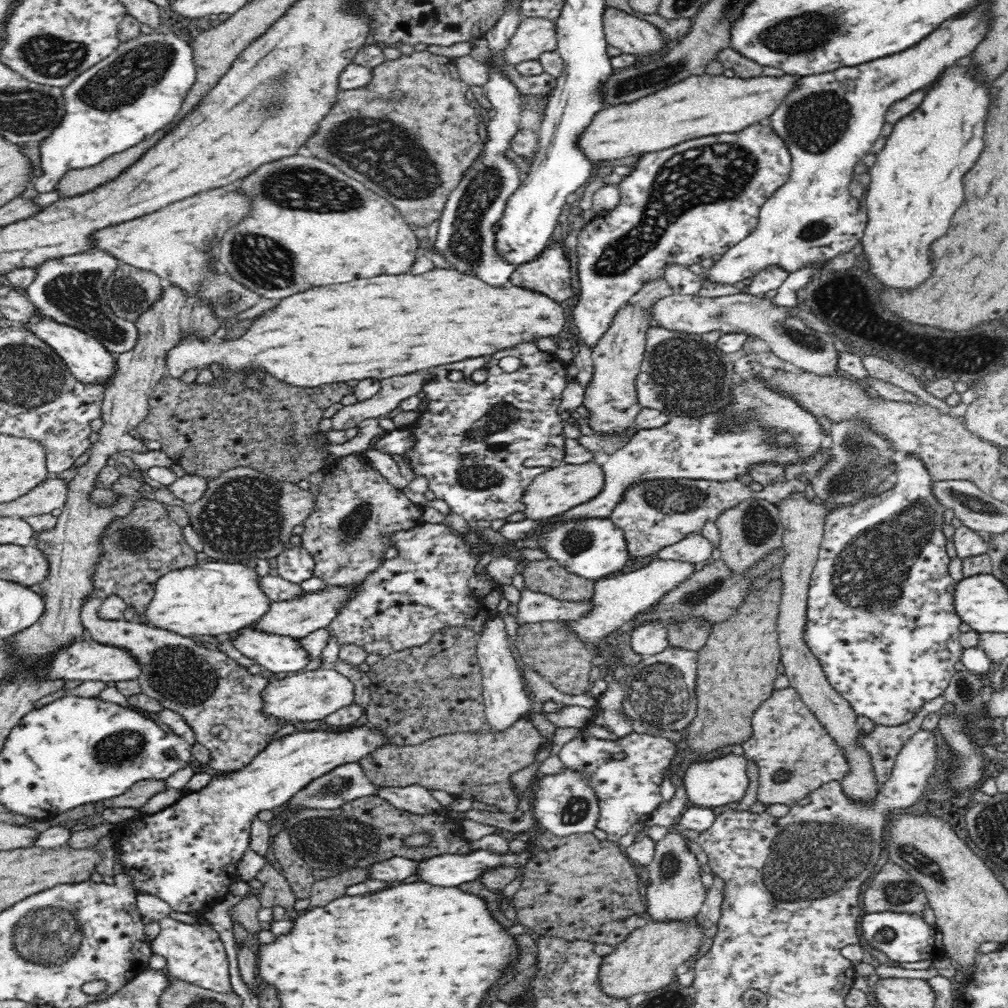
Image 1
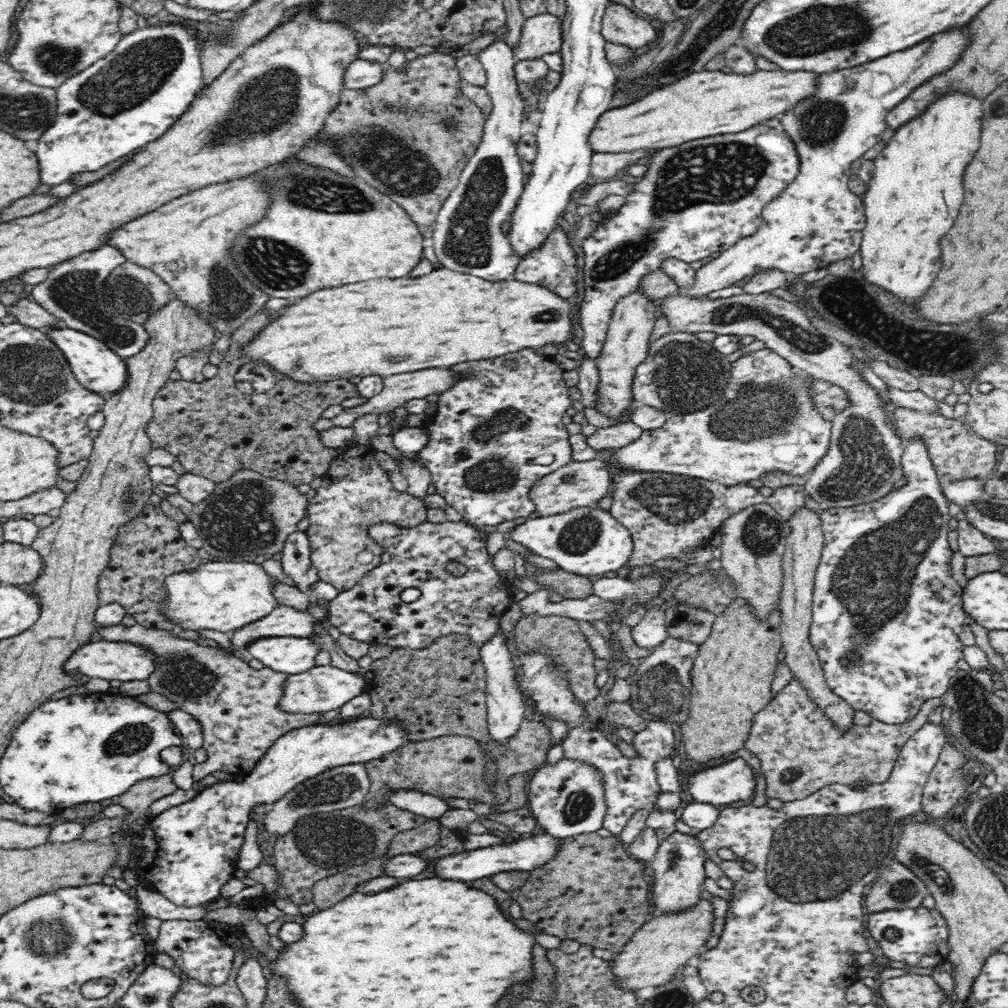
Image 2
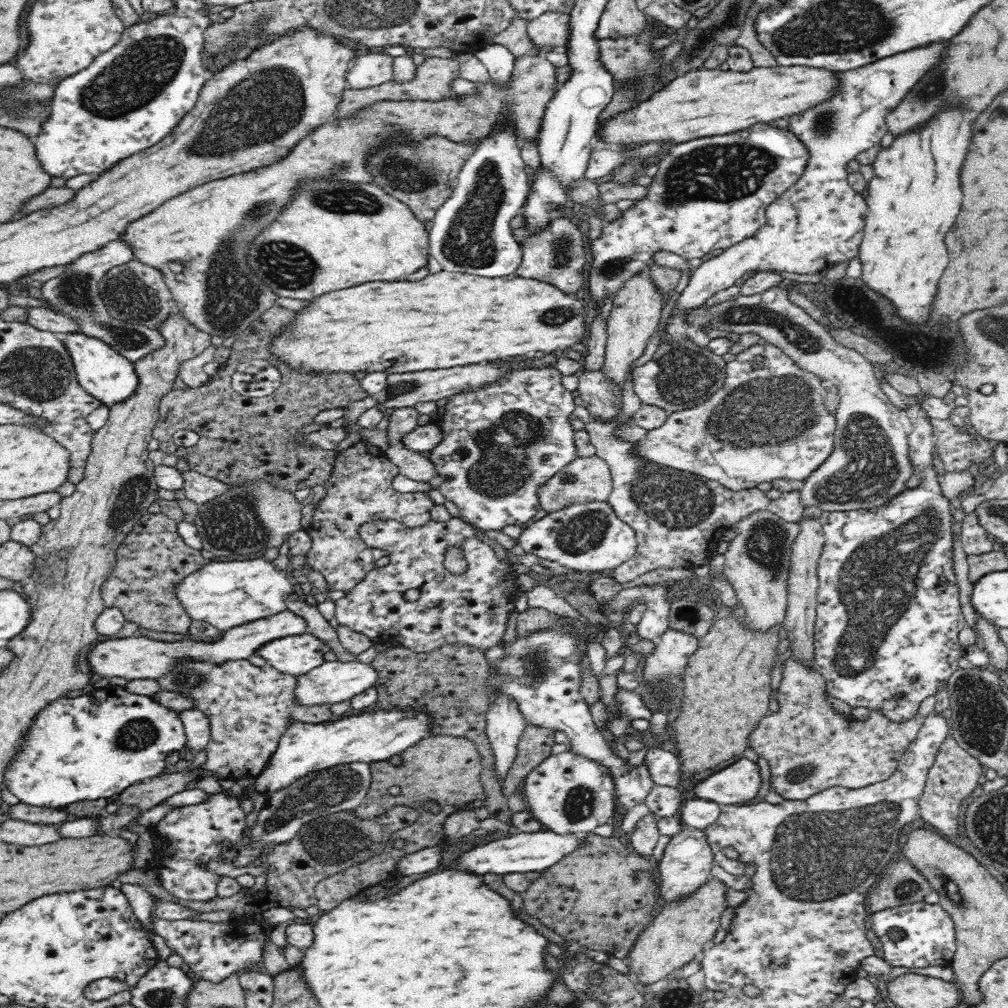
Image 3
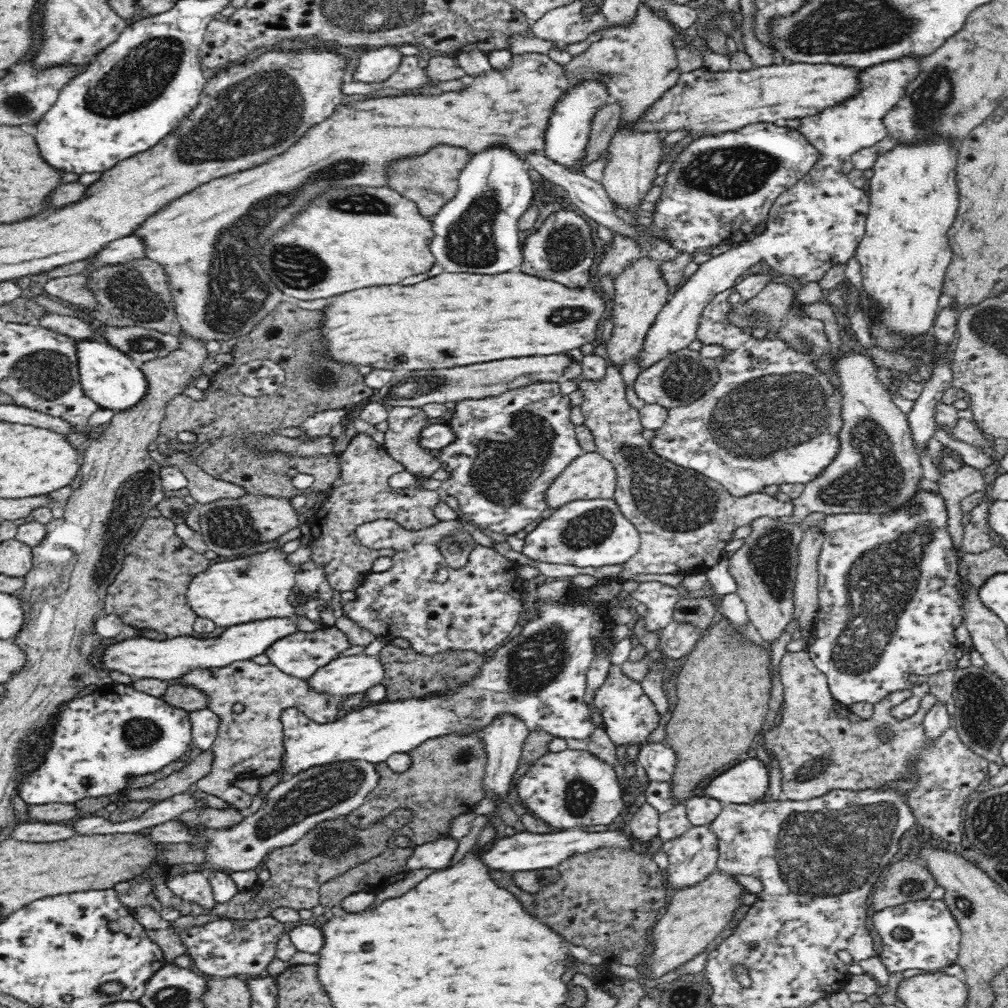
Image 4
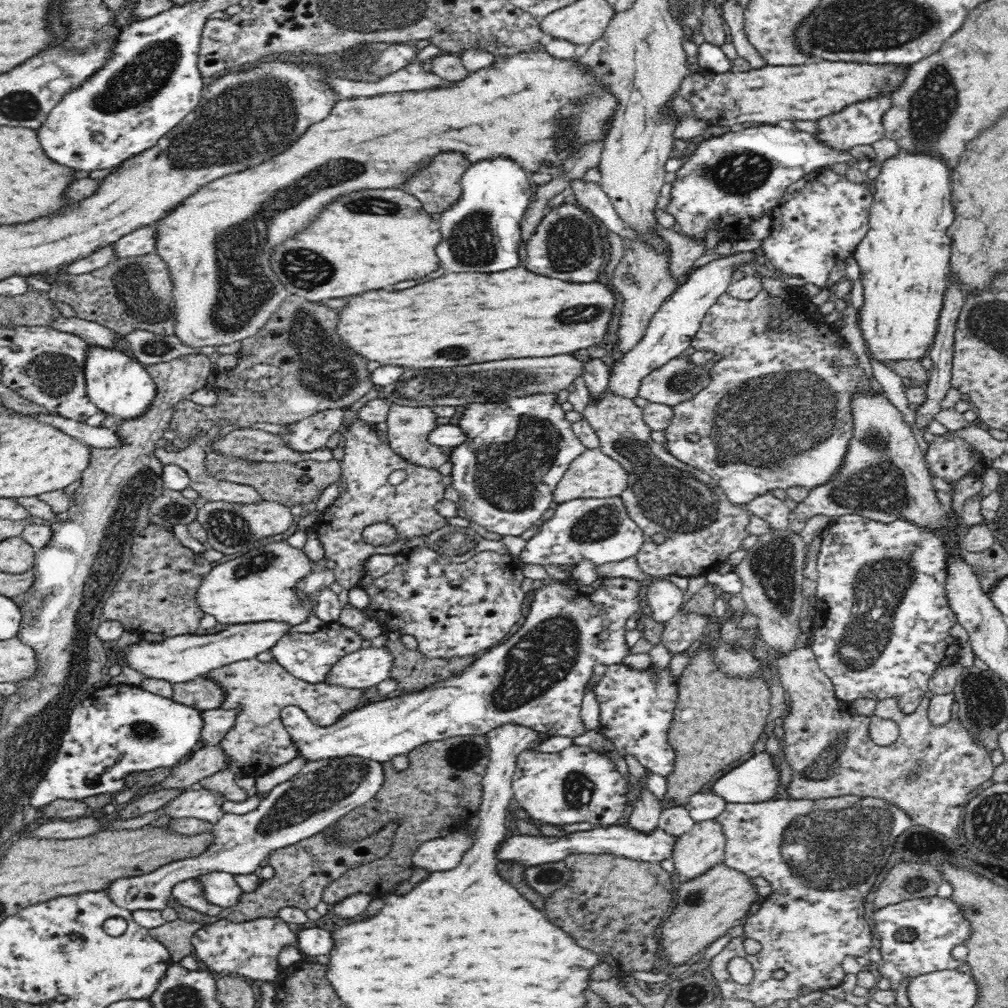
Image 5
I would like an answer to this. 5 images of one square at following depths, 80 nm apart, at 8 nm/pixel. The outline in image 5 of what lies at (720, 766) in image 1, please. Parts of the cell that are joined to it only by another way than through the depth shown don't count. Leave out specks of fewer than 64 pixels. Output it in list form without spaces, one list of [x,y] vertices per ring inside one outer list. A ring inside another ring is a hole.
[[[763,752],[722,775],[711,793],[724,798],[727,803],[764,802],[777,793],[778,785],[779,772],[770,754]]]

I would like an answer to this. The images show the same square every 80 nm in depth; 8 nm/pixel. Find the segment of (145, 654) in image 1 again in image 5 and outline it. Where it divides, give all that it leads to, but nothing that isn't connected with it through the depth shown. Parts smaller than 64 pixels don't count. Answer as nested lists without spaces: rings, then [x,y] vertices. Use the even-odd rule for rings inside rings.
[[[253,658],[233,662],[210,670],[208,674],[200,677],[210,679],[220,687],[224,695],[224,700],[220,702],[221,710],[232,710],[237,706],[242,708],[235,719],[234,727],[228,730],[218,744],[226,755],[225,768],[199,782],[201,788],[222,795],[224,800],[232,802],[246,802],[251,797],[247,791],[237,786],[237,775],[248,775],[256,779],[296,756],[297,747],[290,741],[290,736],[281,722],[281,712],[285,707],[300,708],[318,726],[331,726],[350,711],[367,704],[362,699],[366,689],[349,689],[328,683],[312,684],[292,676],[276,661],[260,662]]]

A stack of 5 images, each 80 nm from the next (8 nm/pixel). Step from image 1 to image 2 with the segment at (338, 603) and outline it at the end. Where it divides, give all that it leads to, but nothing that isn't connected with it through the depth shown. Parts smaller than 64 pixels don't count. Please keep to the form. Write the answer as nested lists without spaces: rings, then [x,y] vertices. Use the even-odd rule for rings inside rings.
[[[328,600],[319,603],[308,602],[308,608],[294,608],[287,604],[278,604],[274,610],[246,626],[232,631],[232,648],[242,650],[256,638],[294,637],[309,638],[318,623],[329,618]]]

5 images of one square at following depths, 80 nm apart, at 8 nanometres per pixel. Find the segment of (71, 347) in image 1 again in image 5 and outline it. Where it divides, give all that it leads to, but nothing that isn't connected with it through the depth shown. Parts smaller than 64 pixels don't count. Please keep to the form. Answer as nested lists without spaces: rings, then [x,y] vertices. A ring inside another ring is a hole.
[[[88,345],[84,364],[84,384],[87,397],[108,414],[116,414],[123,420],[136,418],[152,402],[156,387],[148,372],[130,355],[118,348]]]

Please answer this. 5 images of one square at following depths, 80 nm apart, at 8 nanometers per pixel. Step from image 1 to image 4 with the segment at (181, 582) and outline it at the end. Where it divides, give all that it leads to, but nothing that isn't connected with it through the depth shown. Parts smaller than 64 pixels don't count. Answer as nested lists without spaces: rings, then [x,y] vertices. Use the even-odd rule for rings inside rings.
[[[274,548],[244,558],[216,562],[192,578],[184,594],[186,601],[196,615],[209,618],[216,626],[225,629],[264,618],[297,618],[289,599],[295,586],[294,576],[301,570],[284,558],[286,553]]]

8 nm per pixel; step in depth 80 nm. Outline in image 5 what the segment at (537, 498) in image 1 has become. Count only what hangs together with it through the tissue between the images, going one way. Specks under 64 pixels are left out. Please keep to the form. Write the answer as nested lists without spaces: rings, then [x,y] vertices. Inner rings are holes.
[[[586,449],[571,462],[556,488],[552,490],[552,500],[556,505],[564,504],[575,498],[610,498],[623,492],[628,486],[628,473],[622,465],[608,457],[600,449]]]

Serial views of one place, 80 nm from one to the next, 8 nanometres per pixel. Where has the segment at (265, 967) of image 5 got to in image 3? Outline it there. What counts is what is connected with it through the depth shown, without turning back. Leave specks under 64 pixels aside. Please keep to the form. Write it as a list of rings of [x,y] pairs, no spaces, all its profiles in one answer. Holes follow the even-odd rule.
[[[124,883],[121,884],[120,889],[131,902],[133,913],[138,920],[147,929],[162,935],[166,945],[183,959],[196,979],[218,984],[234,972],[248,970],[252,966],[257,966],[256,964],[262,960],[262,944],[269,937],[267,934],[271,929],[271,926],[265,924],[262,919],[237,919],[227,923],[206,922],[197,918],[171,921],[157,917],[152,920],[149,906],[150,893],[147,890],[136,884]]]

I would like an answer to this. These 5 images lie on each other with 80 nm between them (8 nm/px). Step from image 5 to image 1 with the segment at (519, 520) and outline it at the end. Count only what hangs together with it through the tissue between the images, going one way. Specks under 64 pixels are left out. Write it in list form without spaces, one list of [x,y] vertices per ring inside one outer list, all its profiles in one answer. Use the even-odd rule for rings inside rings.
[[[522,342],[518,346],[512,346],[512,348],[504,348],[504,350],[498,350],[498,352],[492,352],[487,356],[482,356],[478,358],[465,359],[459,362],[452,362],[451,364],[444,364],[441,366],[436,366],[426,372],[426,382],[422,384],[422,391],[428,396],[427,405],[425,409],[420,412],[420,418],[415,420],[412,424],[403,426],[402,429],[406,429],[410,435],[412,435],[412,444],[406,452],[402,452],[404,460],[409,463],[410,469],[416,474],[416,476],[426,478],[428,481],[428,490],[434,493],[435,498],[438,500],[443,500],[452,509],[452,513],[456,513],[462,518],[465,518],[471,523],[475,523],[477,520],[496,520],[496,518],[506,518],[514,512],[523,512],[525,510],[524,504],[522,503],[522,497],[524,490],[527,489],[528,484],[536,478],[539,474],[546,472],[547,470],[562,466],[562,458],[564,458],[564,433],[562,433],[562,428],[564,423],[562,422],[563,416],[565,414],[559,407],[560,402],[562,402],[562,395],[568,380],[567,375],[567,365],[564,364],[560,359],[558,359],[553,353],[548,353],[537,347],[533,342]],[[511,356],[520,359],[520,368],[516,372],[504,372],[500,368],[500,360],[504,357]],[[484,366],[488,367],[488,378],[484,382],[474,382],[471,376],[473,371],[478,370]],[[451,370],[459,370],[464,374],[464,377],[459,382],[453,383],[447,376]],[[547,455],[552,457],[552,463],[549,466],[534,466],[526,467],[524,462],[528,458],[539,458],[540,456]]]

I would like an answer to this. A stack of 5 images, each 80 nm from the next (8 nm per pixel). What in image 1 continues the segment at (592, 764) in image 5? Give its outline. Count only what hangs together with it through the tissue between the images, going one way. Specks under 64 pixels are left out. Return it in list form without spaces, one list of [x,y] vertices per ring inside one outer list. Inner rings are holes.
[[[564,769],[556,776],[539,776],[536,778],[535,792],[532,794],[531,808],[535,820],[540,822],[545,830],[556,836],[591,833],[598,822],[598,799],[594,790],[587,786],[587,781],[576,772]]]

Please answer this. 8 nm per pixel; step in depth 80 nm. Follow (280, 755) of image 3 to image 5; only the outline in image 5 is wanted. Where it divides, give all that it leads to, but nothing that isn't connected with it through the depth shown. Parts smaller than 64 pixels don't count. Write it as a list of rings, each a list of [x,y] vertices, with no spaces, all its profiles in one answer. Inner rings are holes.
[[[605,578],[596,579],[589,586],[581,586],[574,582],[573,579],[568,580],[566,583],[558,583],[558,581],[548,584],[547,586],[539,589],[531,602],[530,613],[528,614],[526,621],[522,624],[522,627],[511,636],[509,639],[504,640],[500,645],[483,652],[477,656],[477,659],[467,668],[464,669],[458,676],[447,678],[446,680],[437,682],[429,687],[423,688],[419,691],[411,693],[401,692],[397,695],[390,695],[387,698],[383,698],[382,701],[375,703],[367,703],[361,706],[359,709],[350,711],[341,720],[338,720],[331,726],[318,726],[308,718],[304,711],[297,707],[285,707],[281,712],[281,722],[286,728],[290,741],[297,747],[296,756],[294,758],[302,758],[304,764],[309,762],[323,761],[329,758],[340,758],[352,755],[353,757],[362,757],[370,761],[378,761],[382,763],[384,761],[390,761],[394,756],[398,754],[408,754],[412,750],[415,750],[418,746],[427,744],[428,742],[445,740],[451,737],[462,737],[467,735],[486,735],[489,730],[496,729],[498,726],[503,726],[509,723],[514,723],[519,726],[527,727],[536,734],[542,734],[544,737],[558,737],[564,736],[570,739],[574,739],[578,736],[584,735],[588,732],[584,720],[582,719],[582,701],[586,686],[592,676],[592,668],[595,664],[606,664],[607,666],[618,664],[622,662],[622,658],[630,655],[630,649],[626,647],[626,641],[624,641],[624,624],[626,620],[635,616],[635,613],[642,608],[640,596],[638,590],[640,590],[641,584],[630,578]]]

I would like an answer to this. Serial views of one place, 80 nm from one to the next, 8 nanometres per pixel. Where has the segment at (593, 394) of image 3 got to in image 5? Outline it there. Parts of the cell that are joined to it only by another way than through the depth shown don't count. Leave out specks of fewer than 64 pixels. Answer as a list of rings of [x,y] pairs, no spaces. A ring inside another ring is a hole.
[[[609,386],[600,394],[600,398],[591,398],[581,412],[583,418],[598,435],[598,448],[602,453],[622,465],[628,473],[628,486],[618,496],[622,499],[626,513],[639,527],[644,535],[644,542],[634,556],[636,565],[642,572],[652,576],[693,576],[708,574],[717,570],[728,560],[728,556],[740,548],[742,540],[748,536],[746,526],[750,524],[752,516],[762,518],[769,526],[789,528],[788,517],[792,510],[783,500],[774,497],[771,493],[752,498],[748,505],[730,503],[726,494],[710,475],[688,466],[672,457],[662,443],[650,439],[650,427],[644,423],[642,408],[632,399],[616,394]],[[656,535],[664,536],[664,542],[654,542]]]

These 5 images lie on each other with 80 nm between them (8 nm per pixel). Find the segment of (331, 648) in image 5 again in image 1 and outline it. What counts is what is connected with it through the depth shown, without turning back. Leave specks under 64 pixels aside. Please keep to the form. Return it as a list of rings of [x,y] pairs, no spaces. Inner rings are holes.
[[[256,623],[230,634],[229,641],[238,652],[275,674],[298,672],[310,662],[295,638],[268,634],[256,628]]]

